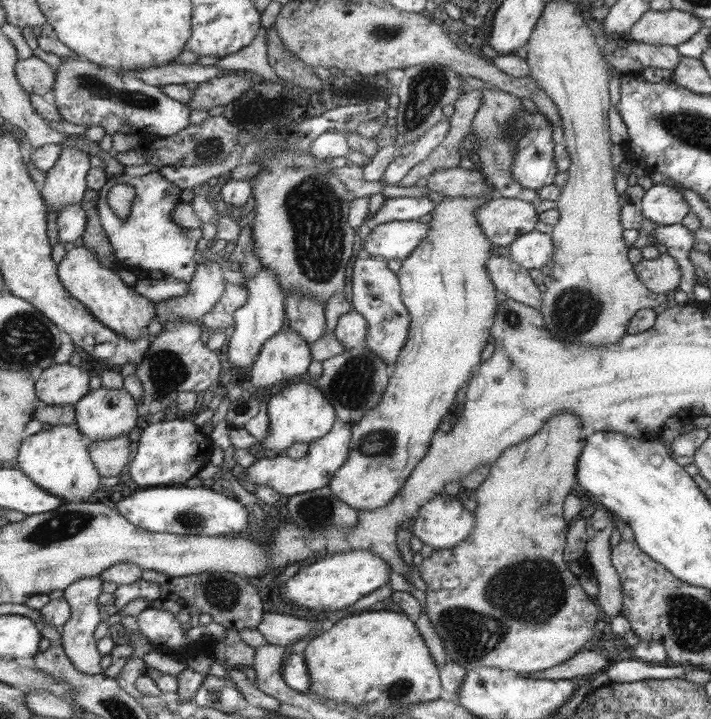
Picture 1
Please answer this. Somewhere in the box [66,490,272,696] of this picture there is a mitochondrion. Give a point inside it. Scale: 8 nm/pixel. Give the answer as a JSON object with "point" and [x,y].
{"point":[223,593]}

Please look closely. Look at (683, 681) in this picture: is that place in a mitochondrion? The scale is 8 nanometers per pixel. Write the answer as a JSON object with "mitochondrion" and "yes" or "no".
{"mitochondrion":"no"}

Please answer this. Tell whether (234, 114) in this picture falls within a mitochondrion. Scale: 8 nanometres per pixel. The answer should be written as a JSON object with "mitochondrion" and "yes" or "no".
{"mitochondrion":"yes"}

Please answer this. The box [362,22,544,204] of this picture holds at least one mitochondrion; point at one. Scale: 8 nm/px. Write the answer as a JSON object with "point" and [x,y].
{"point":[426,89]}

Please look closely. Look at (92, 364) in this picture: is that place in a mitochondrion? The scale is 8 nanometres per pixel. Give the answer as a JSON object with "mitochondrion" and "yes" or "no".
{"mitochondrion":"no"}

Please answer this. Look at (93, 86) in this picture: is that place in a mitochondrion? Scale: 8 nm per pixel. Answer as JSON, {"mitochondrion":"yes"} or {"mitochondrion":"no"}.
{"mitochondrion":"yes"}

